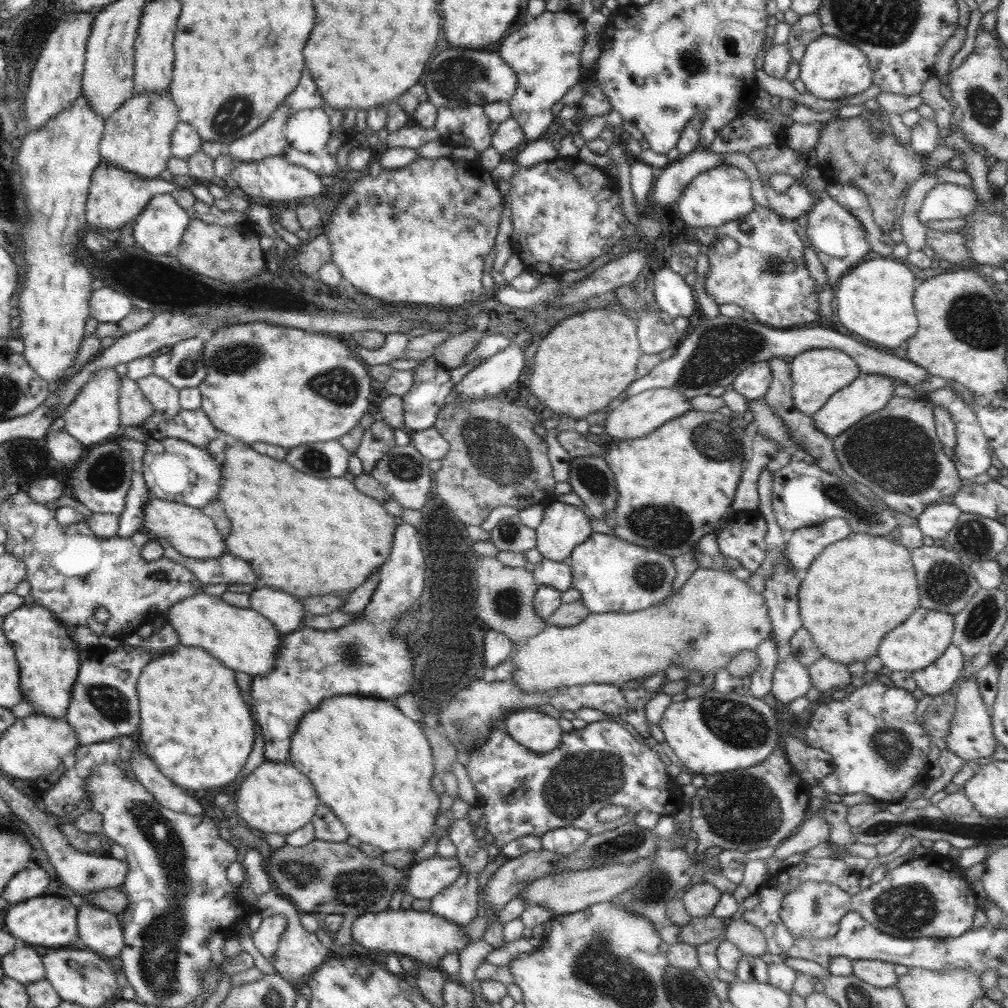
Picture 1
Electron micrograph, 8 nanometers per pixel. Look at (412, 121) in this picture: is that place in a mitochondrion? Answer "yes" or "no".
no

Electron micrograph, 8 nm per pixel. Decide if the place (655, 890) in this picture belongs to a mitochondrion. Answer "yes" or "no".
yes

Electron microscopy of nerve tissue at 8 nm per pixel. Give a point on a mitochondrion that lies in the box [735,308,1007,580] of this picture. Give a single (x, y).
(894, 454)

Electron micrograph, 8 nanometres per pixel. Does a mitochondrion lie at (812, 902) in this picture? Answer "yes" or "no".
no

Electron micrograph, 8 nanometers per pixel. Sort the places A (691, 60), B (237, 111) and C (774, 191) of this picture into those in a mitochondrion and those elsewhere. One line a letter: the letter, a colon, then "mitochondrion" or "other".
A: mitochondrion
B: mitochondrion
C: other

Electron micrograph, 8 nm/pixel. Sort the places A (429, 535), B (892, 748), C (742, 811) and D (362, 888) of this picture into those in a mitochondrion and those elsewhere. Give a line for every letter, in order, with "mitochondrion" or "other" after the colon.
A: other
B: mitochondrion
C: mitochondrion
D: mitochondrion

